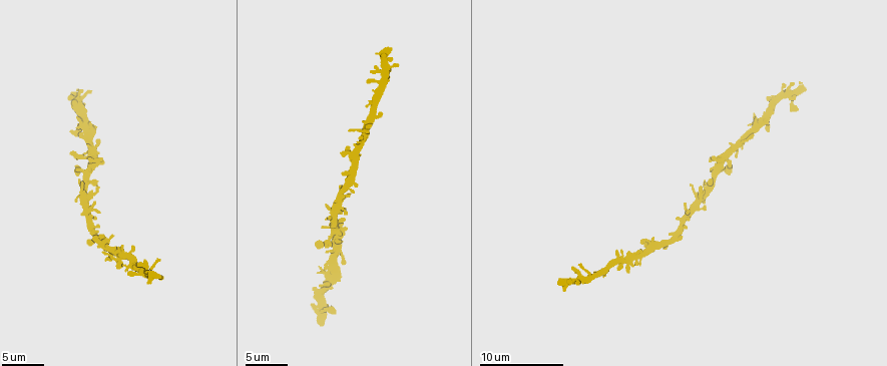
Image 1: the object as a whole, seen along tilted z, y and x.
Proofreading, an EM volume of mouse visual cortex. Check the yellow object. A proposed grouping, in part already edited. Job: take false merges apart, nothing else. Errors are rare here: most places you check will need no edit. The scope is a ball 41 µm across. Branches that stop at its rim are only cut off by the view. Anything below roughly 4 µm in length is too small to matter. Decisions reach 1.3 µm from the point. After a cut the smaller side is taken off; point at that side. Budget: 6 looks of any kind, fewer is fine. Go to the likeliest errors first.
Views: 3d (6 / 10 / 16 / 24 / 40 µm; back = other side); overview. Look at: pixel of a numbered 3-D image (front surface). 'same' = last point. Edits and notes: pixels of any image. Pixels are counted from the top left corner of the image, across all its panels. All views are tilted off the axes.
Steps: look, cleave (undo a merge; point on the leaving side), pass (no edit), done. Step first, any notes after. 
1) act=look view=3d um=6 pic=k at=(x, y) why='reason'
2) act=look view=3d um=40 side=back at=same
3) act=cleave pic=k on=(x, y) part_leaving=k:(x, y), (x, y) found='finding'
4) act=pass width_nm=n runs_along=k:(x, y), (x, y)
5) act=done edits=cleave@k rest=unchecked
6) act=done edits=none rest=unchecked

act=look view=3d um=10 pic=1 at=(89, 169) why='narrows sharply'

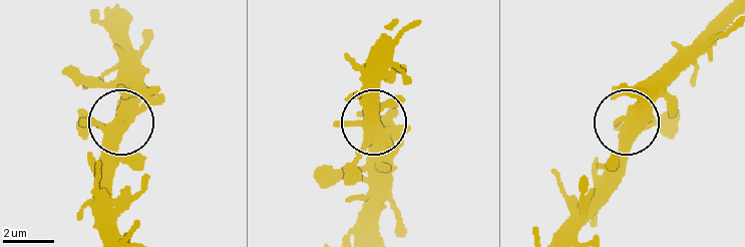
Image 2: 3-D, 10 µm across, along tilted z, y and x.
act=pass width_nm=410 found='continuous, no second neuron'

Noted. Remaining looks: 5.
act=look view=3d um=10 pic=1 at=(87, 133) why='thick turns thin'

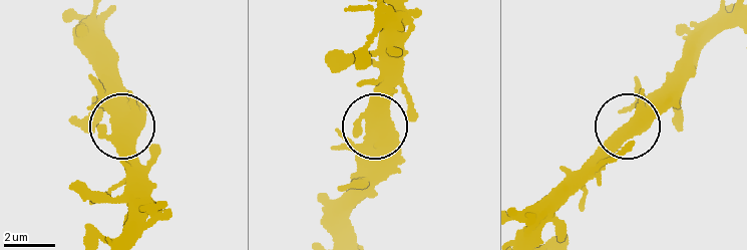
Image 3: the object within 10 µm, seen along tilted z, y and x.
act=pass width_nm=570 runs_along=3:(520, 232), (674, 75) found='continuous, no second neuron'

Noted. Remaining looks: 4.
act=look view=3d um=10 pic=1 at=(87, 213) why='four or more arms meet'

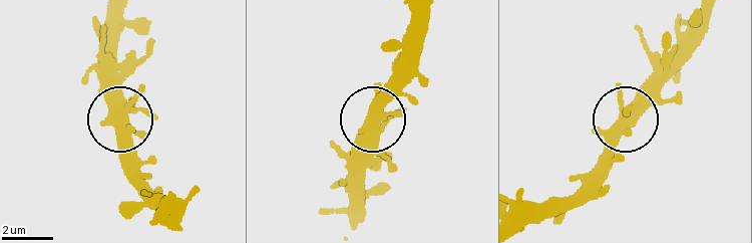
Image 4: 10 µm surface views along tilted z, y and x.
act=look view=3d um=6 pic=4 at=(120, 120)

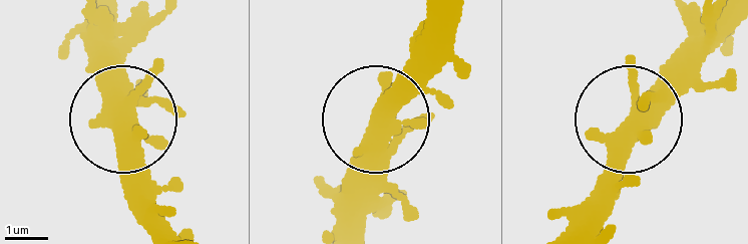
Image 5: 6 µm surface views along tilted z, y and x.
act=pass width_nm=410 runs_along=5:(388, 139), (374, 118), (417, 38) found='all the same neuron'

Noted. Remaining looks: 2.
act=done edits=none rest=unchecked

